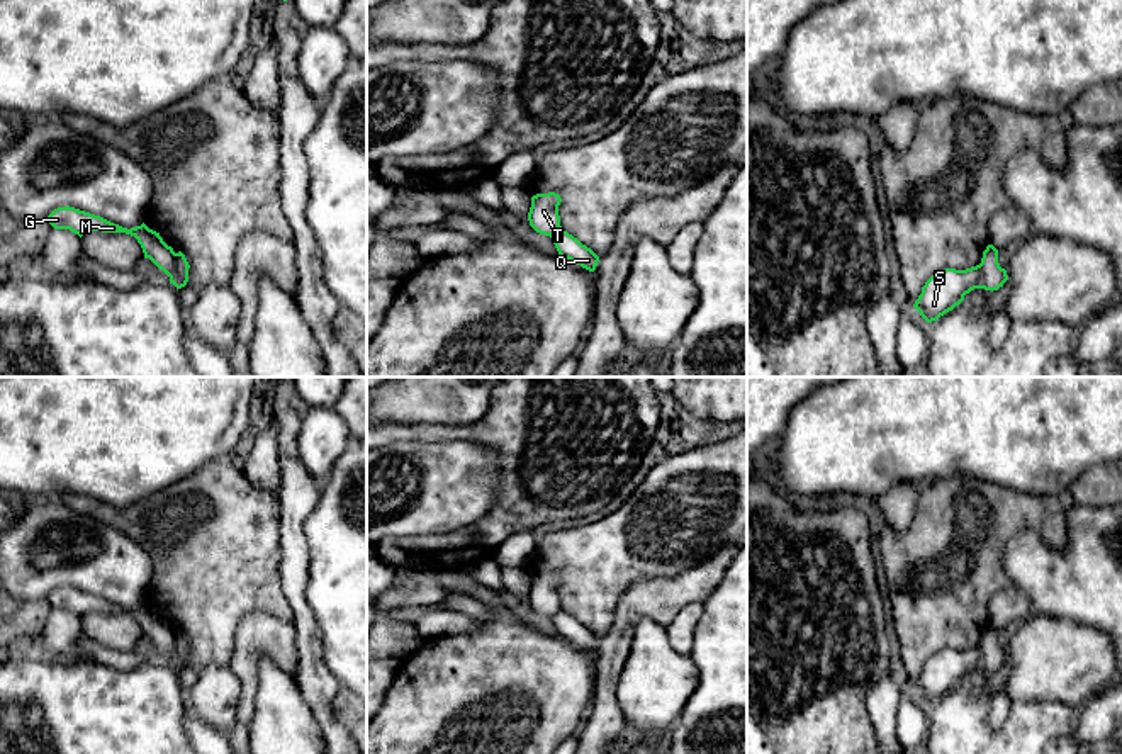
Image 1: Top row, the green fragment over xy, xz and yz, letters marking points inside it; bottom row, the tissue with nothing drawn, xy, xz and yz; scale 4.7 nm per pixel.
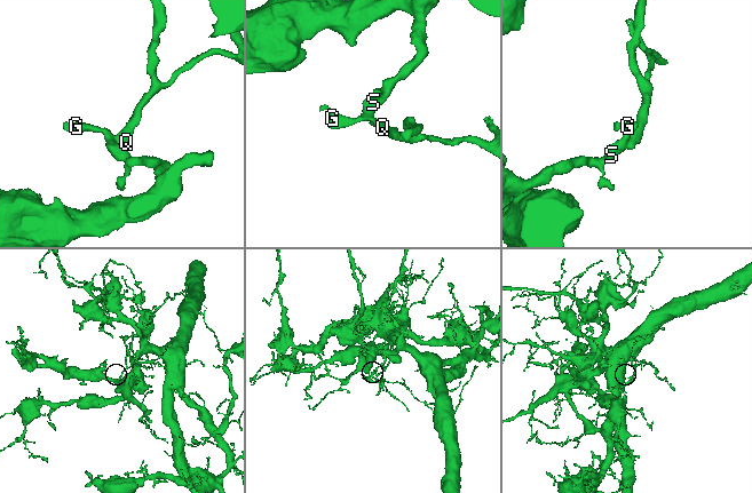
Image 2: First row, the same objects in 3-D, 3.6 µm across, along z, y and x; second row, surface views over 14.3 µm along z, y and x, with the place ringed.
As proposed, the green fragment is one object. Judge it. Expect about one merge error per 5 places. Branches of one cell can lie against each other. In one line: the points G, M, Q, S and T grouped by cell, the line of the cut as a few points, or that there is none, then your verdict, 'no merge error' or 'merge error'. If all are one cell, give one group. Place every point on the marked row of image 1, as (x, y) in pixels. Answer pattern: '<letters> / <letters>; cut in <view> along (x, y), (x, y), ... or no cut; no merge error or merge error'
G M S T / Q; cut in xy along (173, 253), (175, 284); merge error

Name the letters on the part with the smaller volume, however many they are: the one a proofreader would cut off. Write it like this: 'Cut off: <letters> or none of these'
Cut off: Q

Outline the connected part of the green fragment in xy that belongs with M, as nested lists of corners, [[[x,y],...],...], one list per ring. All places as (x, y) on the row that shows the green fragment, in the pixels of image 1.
[[[70,205],[54,209],[46,219],[54,229],[70,229],[80,238],[90,231],[131,234],[141,245],[144,258],[149,258],[160,270],[163,270],[170,277],[170,284],[175,285],[177,282],[177,258],[173,248],[163,241],[160,233],[149,229],[144,222],[127,229]]]

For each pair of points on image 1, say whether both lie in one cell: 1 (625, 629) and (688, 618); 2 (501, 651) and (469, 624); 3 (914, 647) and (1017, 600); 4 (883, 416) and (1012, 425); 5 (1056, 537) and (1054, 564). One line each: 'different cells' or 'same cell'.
1: different cells
2: different cells
3: different cells
4: same cell
5: different cells

